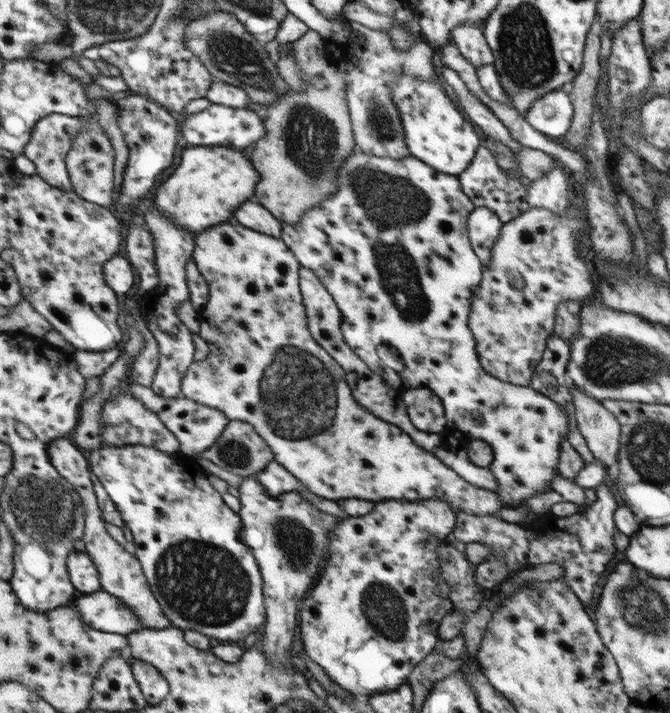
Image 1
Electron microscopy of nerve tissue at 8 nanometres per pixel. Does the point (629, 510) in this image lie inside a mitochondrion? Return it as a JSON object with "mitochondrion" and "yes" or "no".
{"mitochondrion":"no"}

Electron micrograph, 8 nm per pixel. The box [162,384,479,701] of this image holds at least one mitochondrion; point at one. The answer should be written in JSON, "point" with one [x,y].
{"point":[380,606]}

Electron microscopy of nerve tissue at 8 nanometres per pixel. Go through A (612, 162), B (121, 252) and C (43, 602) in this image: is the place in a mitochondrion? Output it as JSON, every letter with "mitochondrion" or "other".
{"A":"other","B":"other","C":"other"}

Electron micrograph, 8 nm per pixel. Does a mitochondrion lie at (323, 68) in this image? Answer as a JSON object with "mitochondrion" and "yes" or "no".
{"mitochondrion":"no"}

